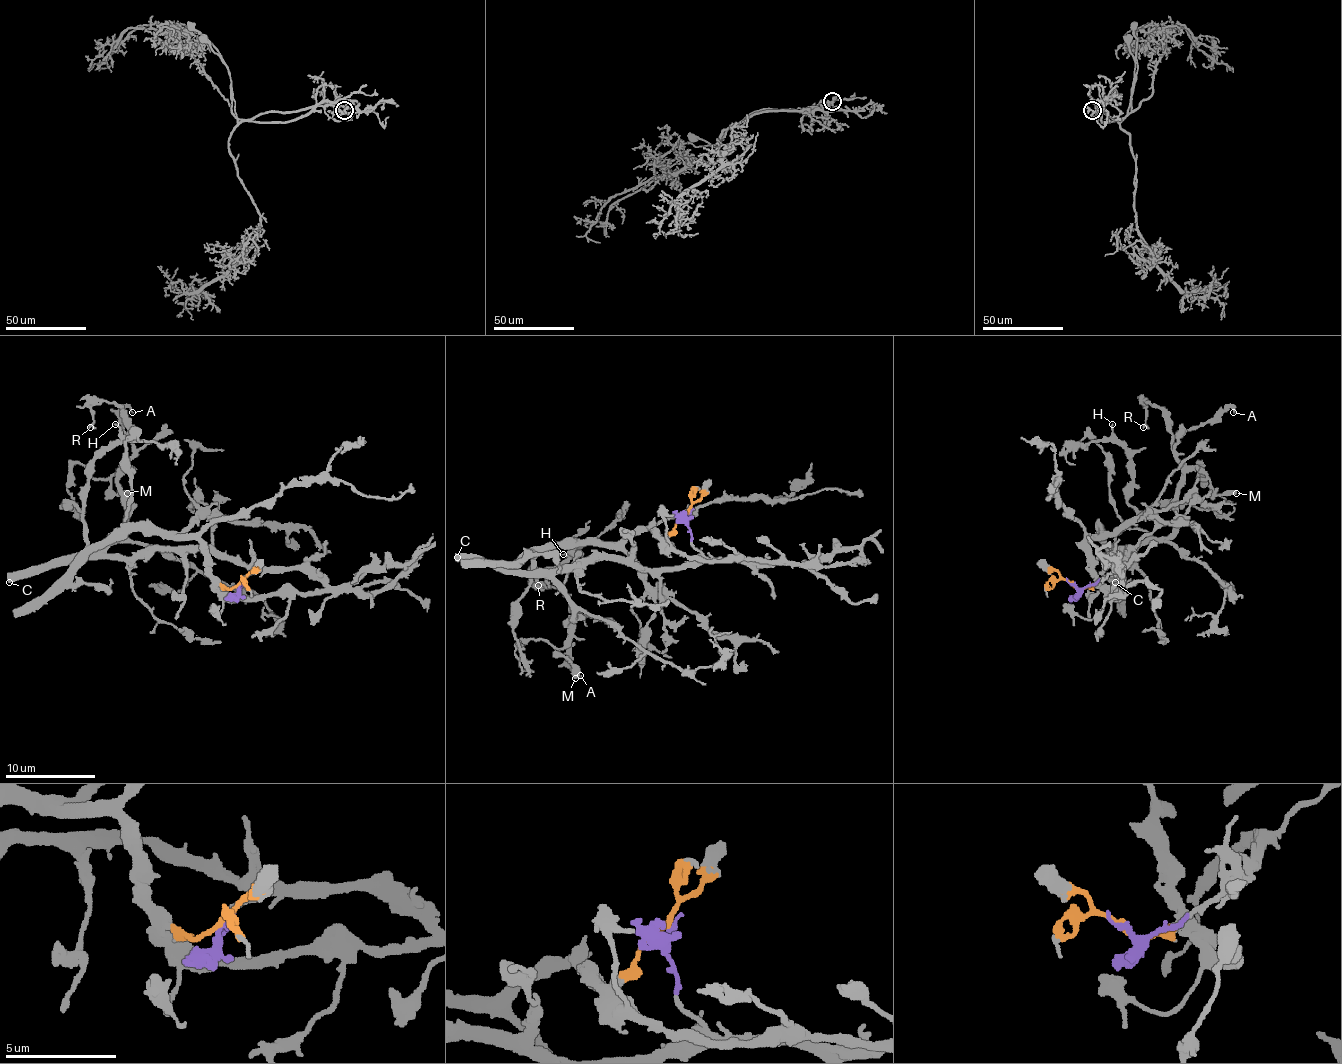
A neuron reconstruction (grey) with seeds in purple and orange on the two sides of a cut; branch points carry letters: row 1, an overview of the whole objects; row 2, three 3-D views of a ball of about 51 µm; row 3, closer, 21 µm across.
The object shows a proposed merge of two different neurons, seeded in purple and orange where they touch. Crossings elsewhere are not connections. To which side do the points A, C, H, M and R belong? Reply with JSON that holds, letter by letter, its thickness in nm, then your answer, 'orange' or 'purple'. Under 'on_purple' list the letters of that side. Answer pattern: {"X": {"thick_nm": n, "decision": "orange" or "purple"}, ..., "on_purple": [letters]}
{"A": {"thick_nm": 220, "decision": "purple"}, "C": {"thick_nm": 600, "decision": "purple"}, "H": {"thick_nm": 150, "decision": "orange"}, "M": {"thick_nm": 460, "decision": "purple"}, "R": {"thick_nm": 240, "decision": "purple"}, "on_purple": ["A", "C", "M", "R"]}

